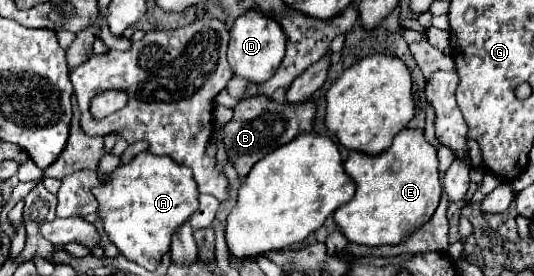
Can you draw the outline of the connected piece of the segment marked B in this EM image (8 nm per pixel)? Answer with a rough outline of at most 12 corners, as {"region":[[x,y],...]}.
{"region":[[241,100],[221,126],[239,178],[311,132],[315,104]]}

